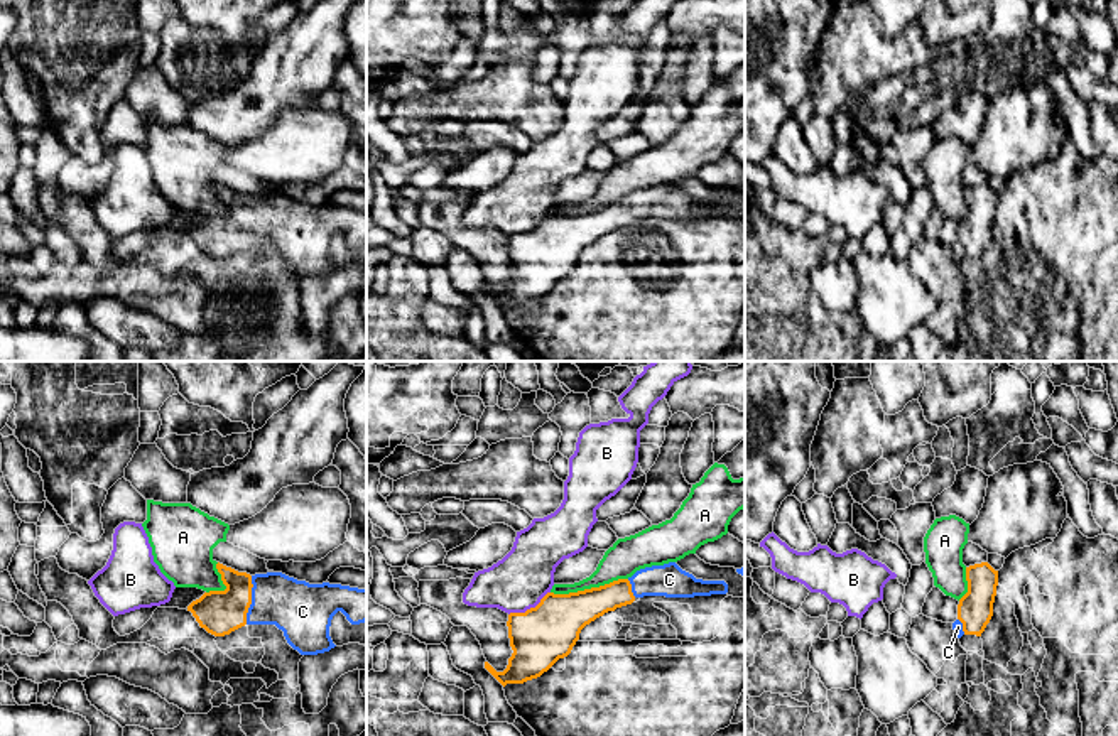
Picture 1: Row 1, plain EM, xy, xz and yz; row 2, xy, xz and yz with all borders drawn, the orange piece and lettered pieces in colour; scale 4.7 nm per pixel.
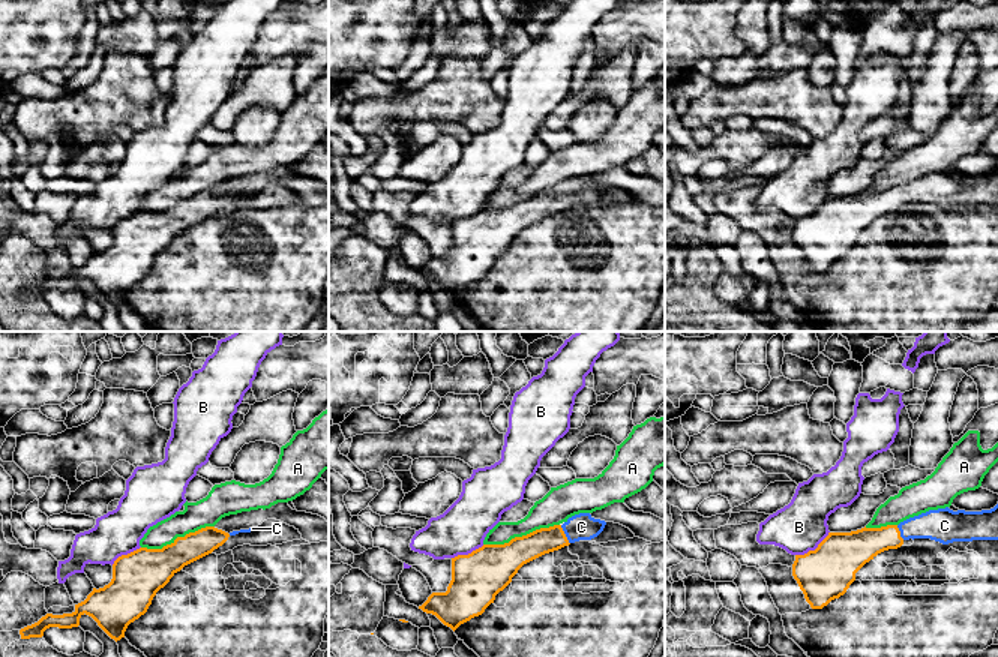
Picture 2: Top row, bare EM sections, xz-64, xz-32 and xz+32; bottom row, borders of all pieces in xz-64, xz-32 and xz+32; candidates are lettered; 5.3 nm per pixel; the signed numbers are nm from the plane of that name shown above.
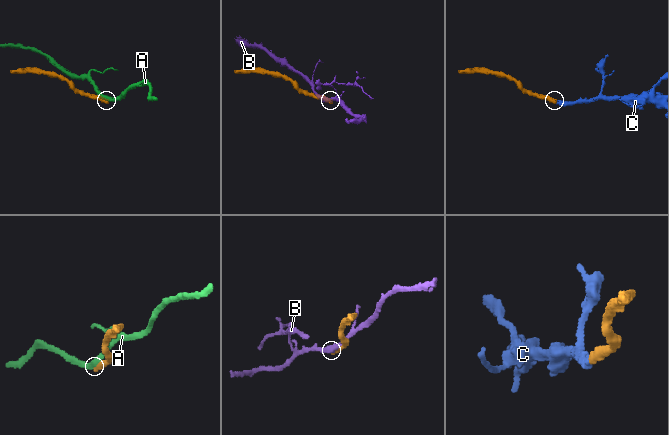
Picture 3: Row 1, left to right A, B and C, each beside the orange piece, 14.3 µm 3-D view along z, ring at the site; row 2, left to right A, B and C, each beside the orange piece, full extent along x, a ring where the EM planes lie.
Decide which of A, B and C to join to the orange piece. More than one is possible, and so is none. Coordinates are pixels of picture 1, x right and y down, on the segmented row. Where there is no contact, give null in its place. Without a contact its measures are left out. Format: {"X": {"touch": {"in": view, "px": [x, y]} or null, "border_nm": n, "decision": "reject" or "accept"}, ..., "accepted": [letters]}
{"A": {"touch": {"in": "xz", "px": [588, 589]}, "border_nm": 380, "decision": "reject"}, "B": {"touch": {"in": "xz", "px": [531, 608]}, "border_nm": 240, "decision": "reject"}, "C": {"touch": {"in": "xy", "px": [250, 600]}, "border_nm": 240, "decision": "accept"}, "accepted": ["C"]}

